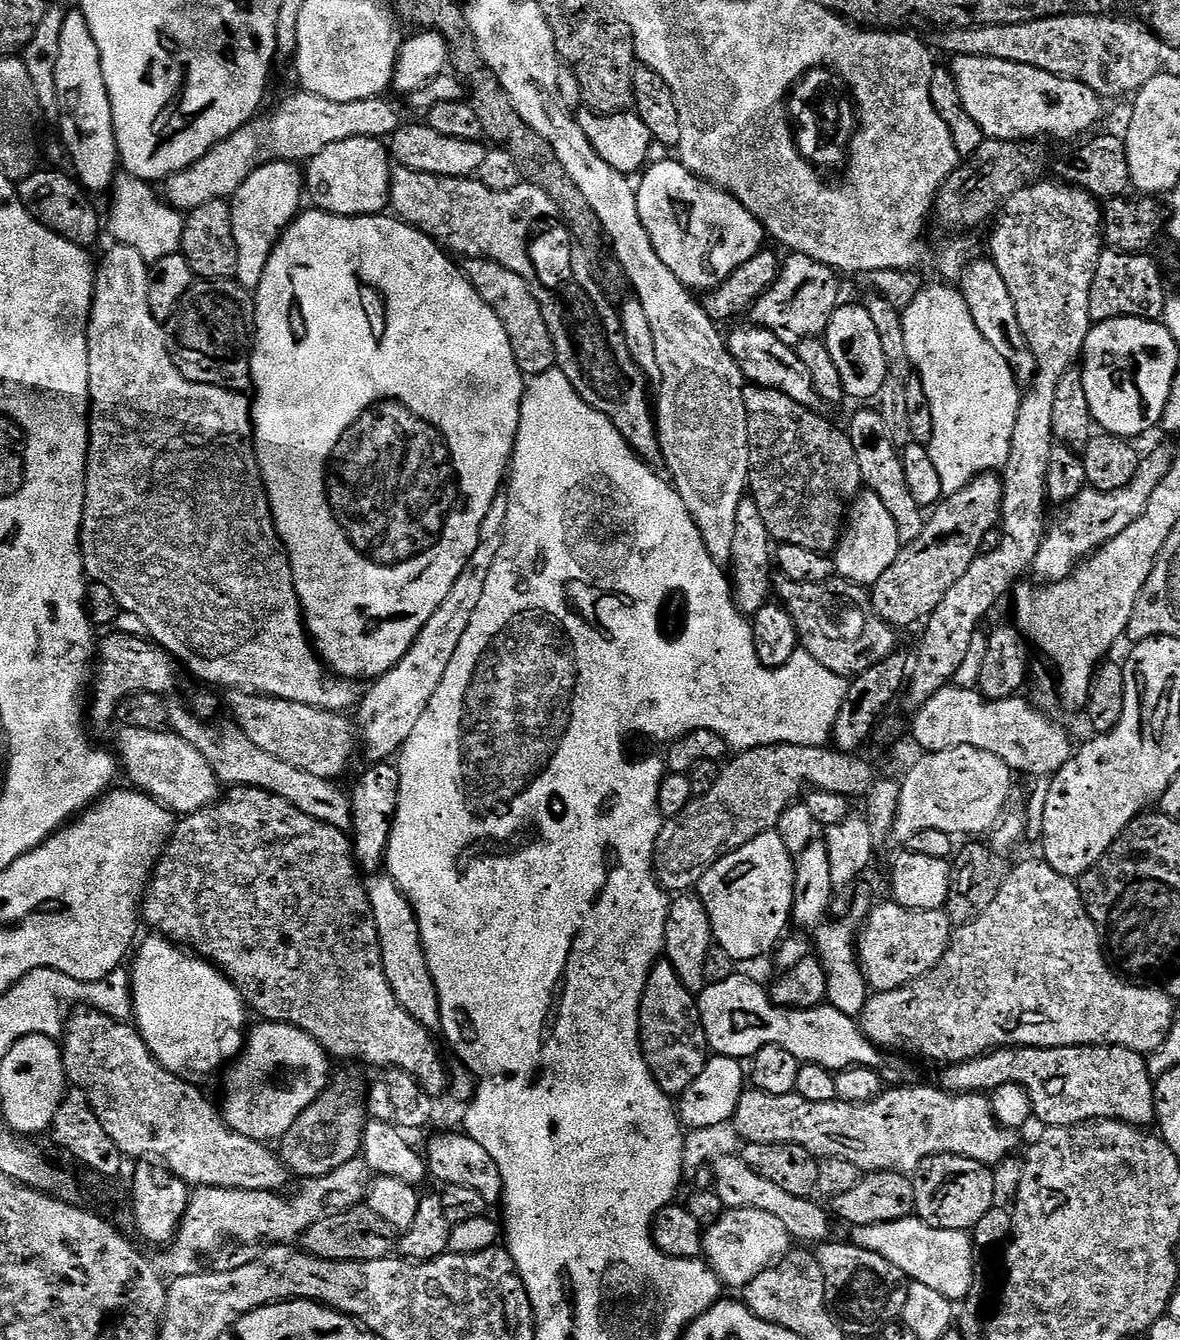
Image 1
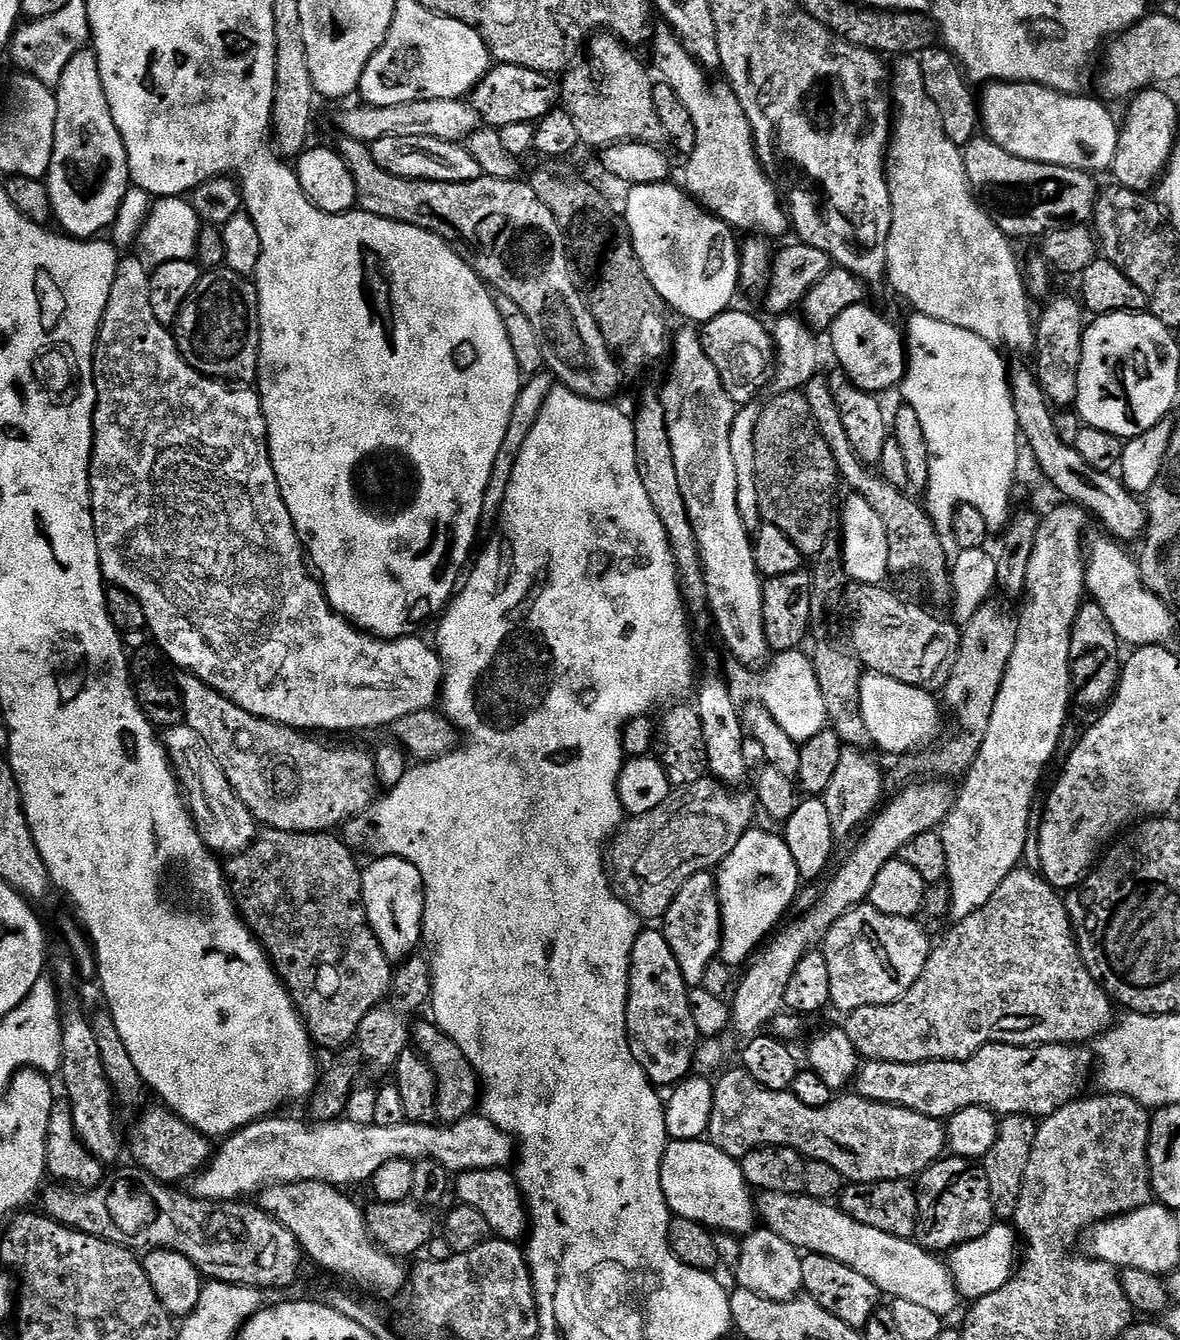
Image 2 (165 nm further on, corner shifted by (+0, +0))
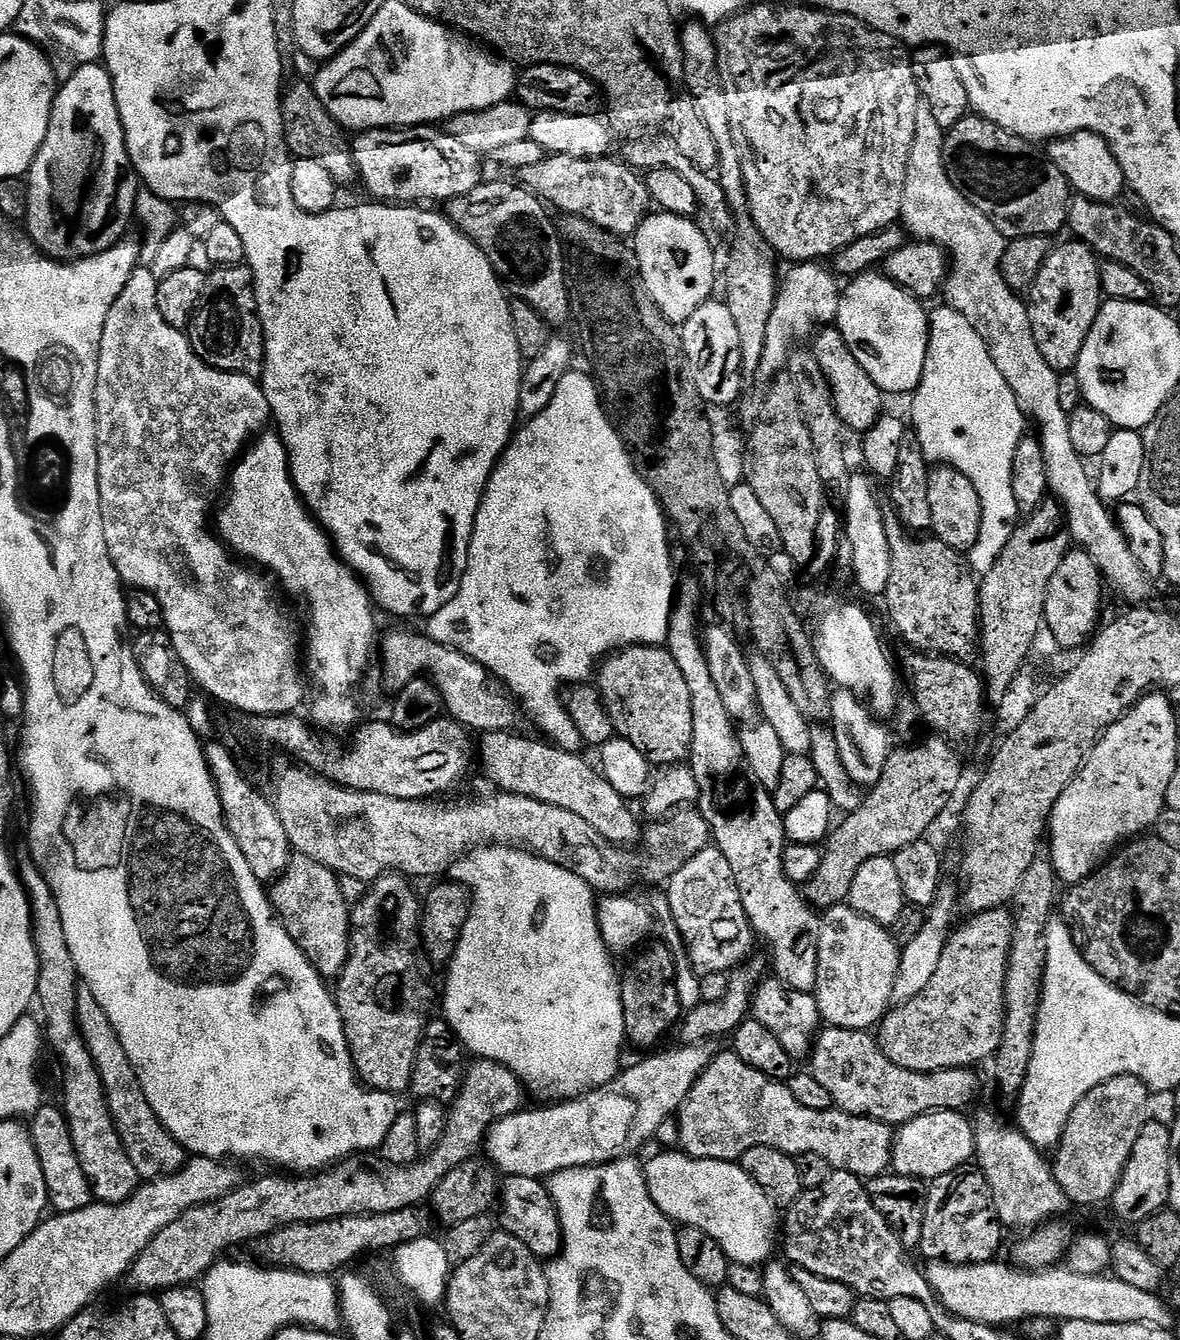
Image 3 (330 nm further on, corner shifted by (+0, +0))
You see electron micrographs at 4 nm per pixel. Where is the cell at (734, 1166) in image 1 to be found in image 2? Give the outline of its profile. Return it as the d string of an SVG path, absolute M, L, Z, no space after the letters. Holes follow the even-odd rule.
M764 1190L759 1193L758 1196L758 1216L760 1216L764 1221L762 1221L763 1227L770 1229L774 1234L778 1234L782 1238L786 1238L786 1242L790 1242L798 1250L803 1250L808 1254L815 1254L818 1256L825 1256L831 1260L837 1260L842 1262L846 1266L850 1266L854 1270L858 1270L858 1274L866 1274L866 1278L870 1278L870 1282L874 1282L874 1286L878 1286L878 1290L885 1297L895 1298L897 1300L905 1300L906 1302L918 1302L918 1306L926 1306L926 1310L934 1310L934 1314L938 1314L941 1318L948 1318L948 1315L955 1310L959 1304L962 1304L962 1297L959 1292L956 1291L956 1281L952 1279L952 1274L947 1263L944 1264L939 1255L933 1254L929 1249L921 1248L919 1244L916 1243L915 1239L905 1238L902 1236L895 1236L894 1234L886 1234L886 1230L874 1230L874 1226L866 1226L862 1222L858 1222L854 1218L850 1218L846 1215L843 1208L837 1206L835 1203L829 1202L827 1200L816 1200L813 1196L807 1194L799 1194L800 1196L795 1196L792 1190Z

